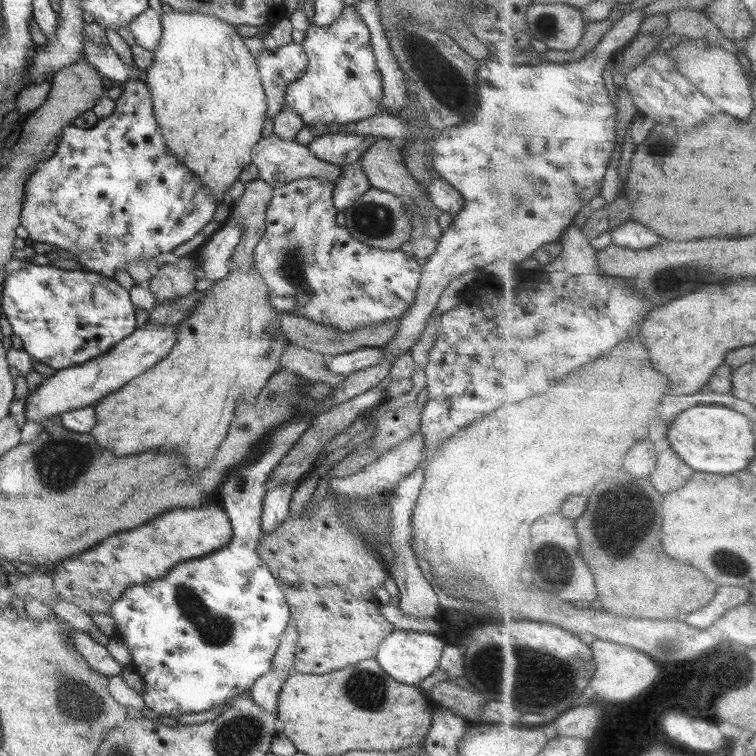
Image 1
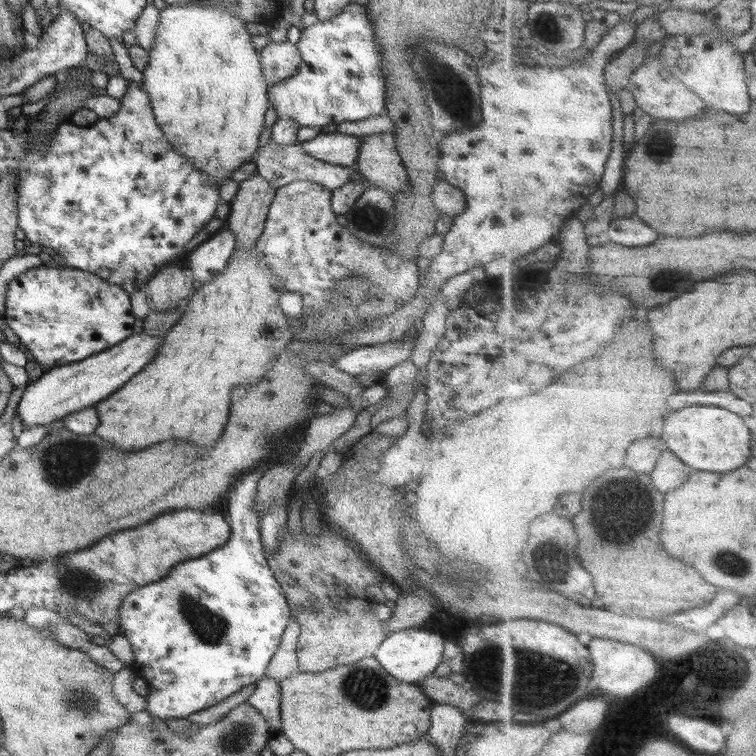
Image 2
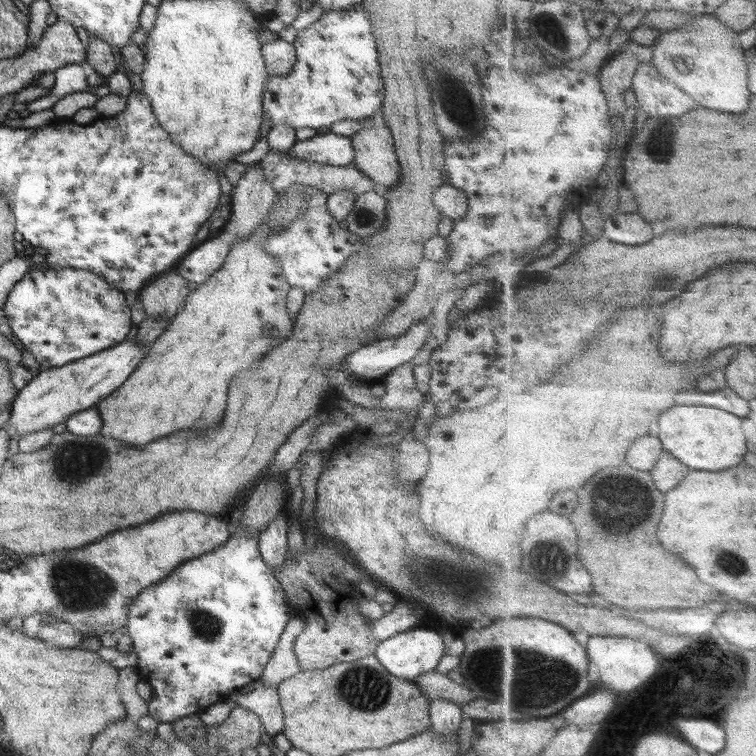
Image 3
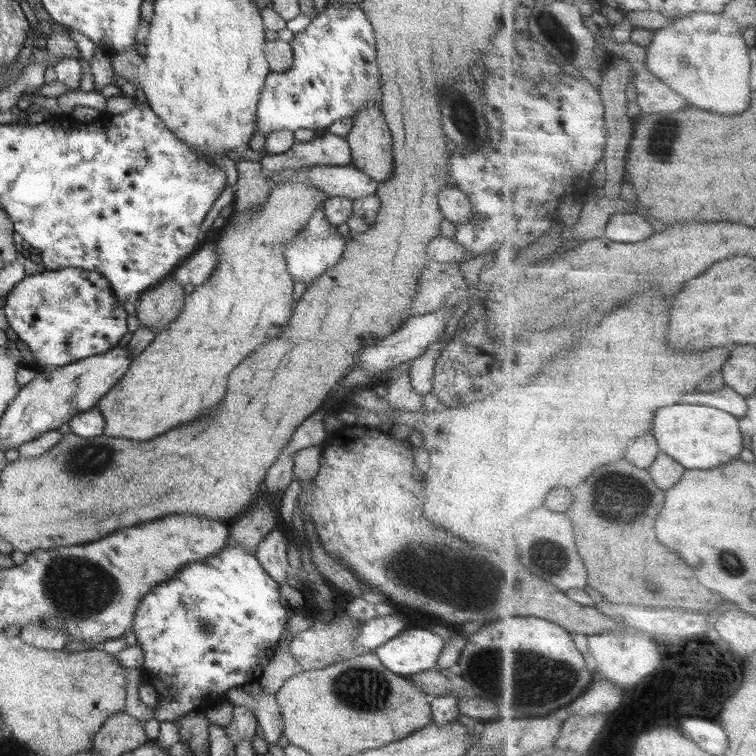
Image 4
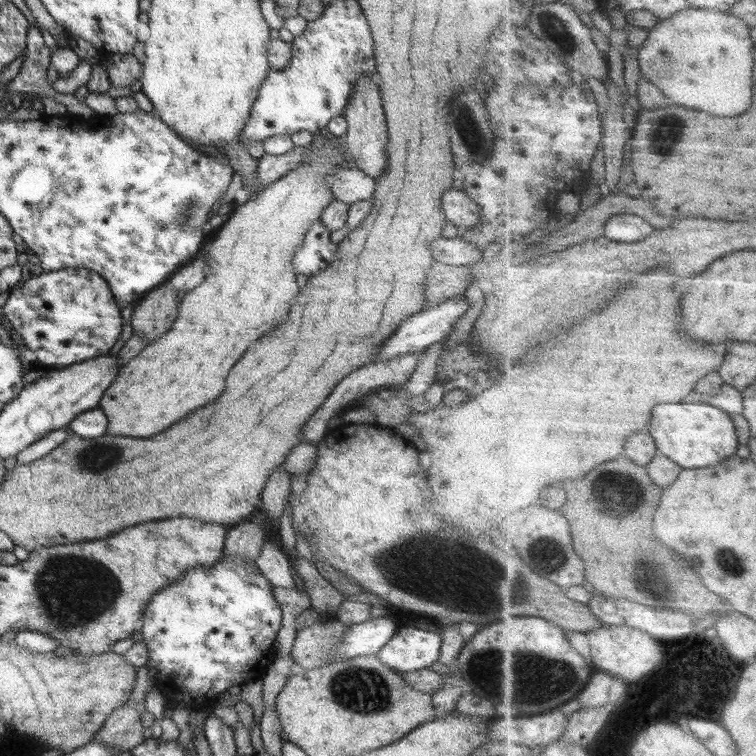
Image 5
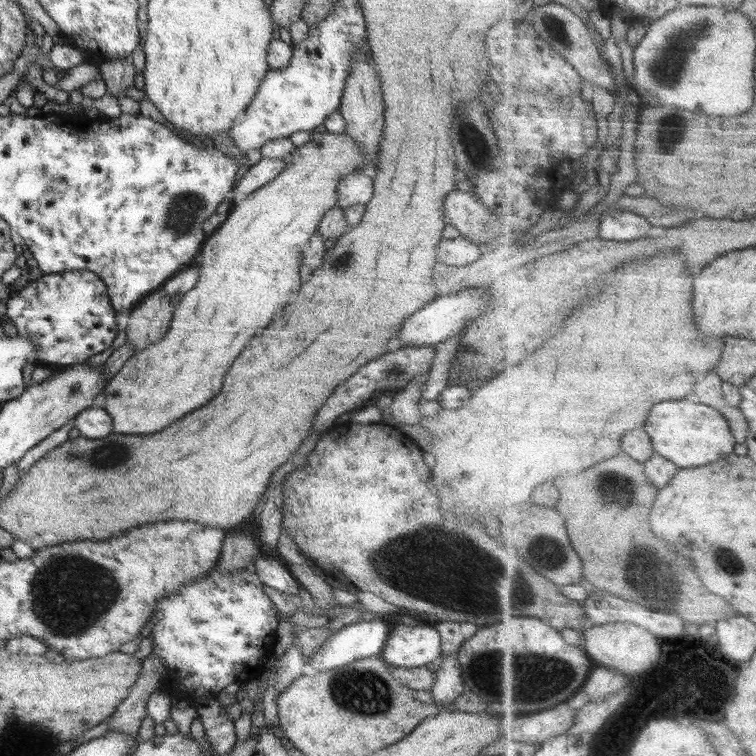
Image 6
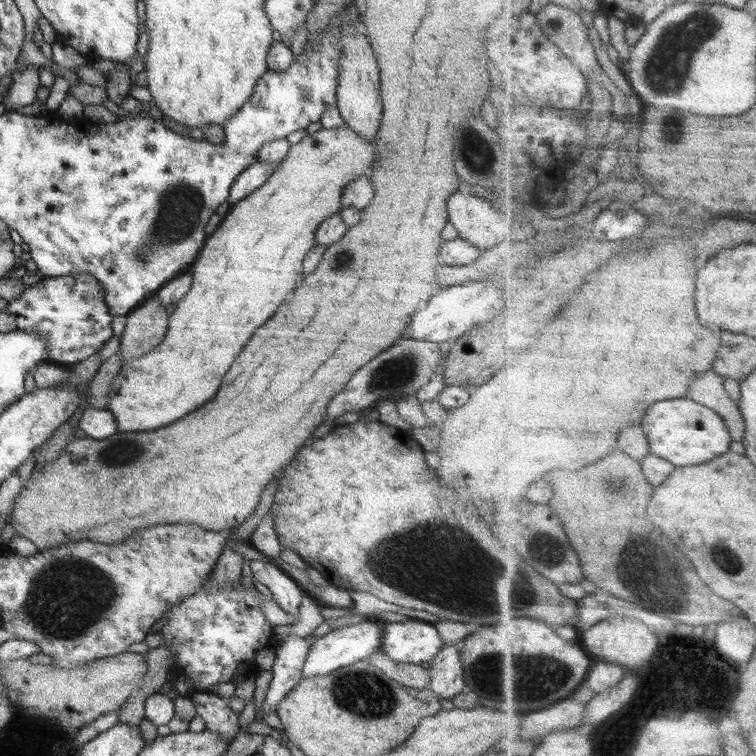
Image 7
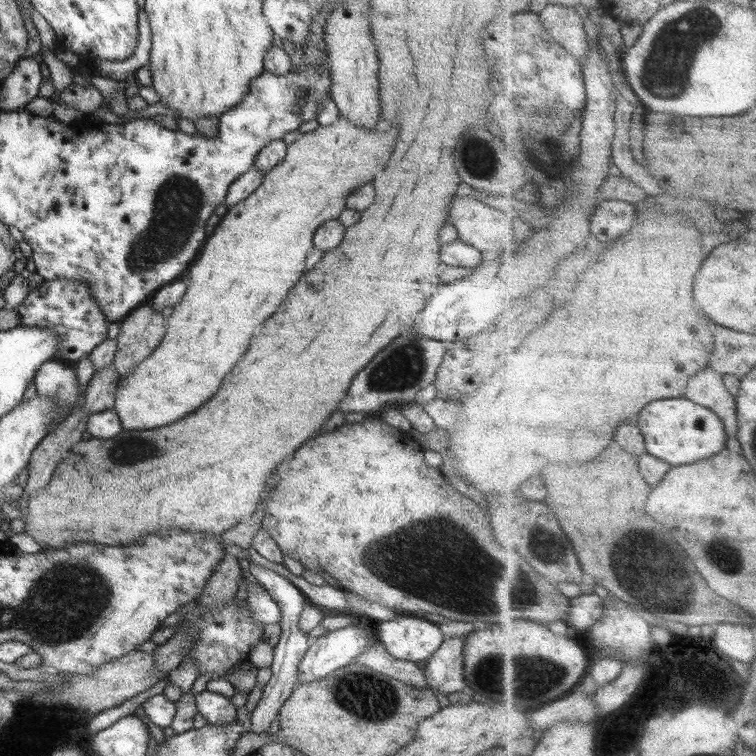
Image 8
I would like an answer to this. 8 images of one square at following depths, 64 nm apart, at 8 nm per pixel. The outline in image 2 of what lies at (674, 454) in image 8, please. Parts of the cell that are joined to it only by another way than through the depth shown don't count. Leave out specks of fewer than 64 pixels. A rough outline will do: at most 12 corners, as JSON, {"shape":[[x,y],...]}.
{"shape":[[719,406],[668,415],[667,448],[698,471],[752,458],[749,420]]}

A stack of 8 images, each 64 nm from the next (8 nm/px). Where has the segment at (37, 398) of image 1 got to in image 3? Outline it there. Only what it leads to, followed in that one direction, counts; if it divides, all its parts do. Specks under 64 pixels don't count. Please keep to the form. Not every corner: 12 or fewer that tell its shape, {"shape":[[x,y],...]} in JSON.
{"shape":[[148,344],[40,371],[13,398],[9,438],[65,423],[132,374]]}

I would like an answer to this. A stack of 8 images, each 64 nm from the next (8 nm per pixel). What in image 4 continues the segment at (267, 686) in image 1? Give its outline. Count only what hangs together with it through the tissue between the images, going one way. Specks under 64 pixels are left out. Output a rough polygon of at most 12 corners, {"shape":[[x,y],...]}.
{"shape":[[242,687],[227,699],[258,719],[266,743],[278,745],[284,728],[276,694],[253,698]]}

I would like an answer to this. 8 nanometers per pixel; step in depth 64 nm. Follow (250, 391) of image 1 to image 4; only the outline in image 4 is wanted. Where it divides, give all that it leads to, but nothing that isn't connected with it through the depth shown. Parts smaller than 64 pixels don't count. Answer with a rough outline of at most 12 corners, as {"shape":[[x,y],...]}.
{"shape":[[272,185],[218,264],[98,401],[150,440],[222,400],[292,314],[279,246],[328,198]]}

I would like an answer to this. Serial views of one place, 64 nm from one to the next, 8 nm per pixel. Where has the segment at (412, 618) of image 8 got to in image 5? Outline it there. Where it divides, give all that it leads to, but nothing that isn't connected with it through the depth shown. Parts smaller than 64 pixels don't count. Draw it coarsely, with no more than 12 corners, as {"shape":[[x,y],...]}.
{"shape":[[406,624],[378,652],[396,672],[430,669],[441,636]]}

